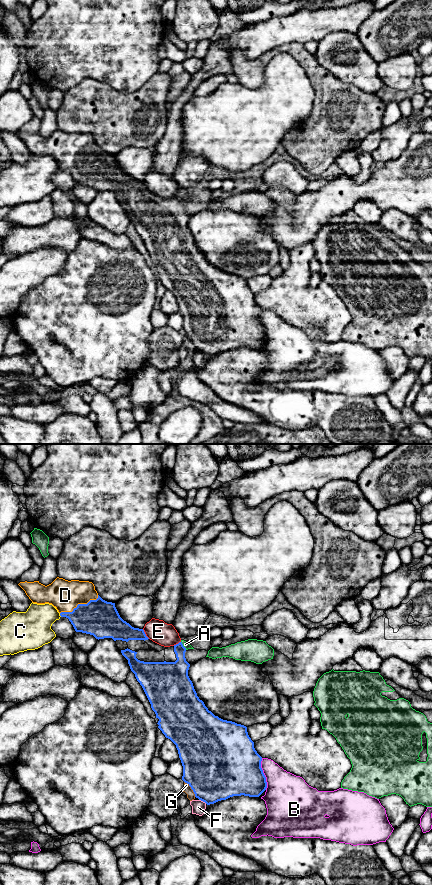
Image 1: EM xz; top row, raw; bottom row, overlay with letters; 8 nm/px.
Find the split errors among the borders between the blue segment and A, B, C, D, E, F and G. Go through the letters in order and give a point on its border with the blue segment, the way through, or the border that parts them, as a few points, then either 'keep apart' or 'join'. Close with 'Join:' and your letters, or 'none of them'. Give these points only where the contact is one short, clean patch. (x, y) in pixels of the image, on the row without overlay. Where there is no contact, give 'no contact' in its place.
A: contact xz (182, 197); keep apart
B: contact xz (263, 326); keep apart
C: contact xz (60, 167); keep apart
D: contact xz (79, 156); join
E: contact xz (145, 186); keep apart
F: contact xz (203, 353); border xz (199, 351), (206, 355); keep apart
G: contact xz (191, 340); keep apart
Join: D

